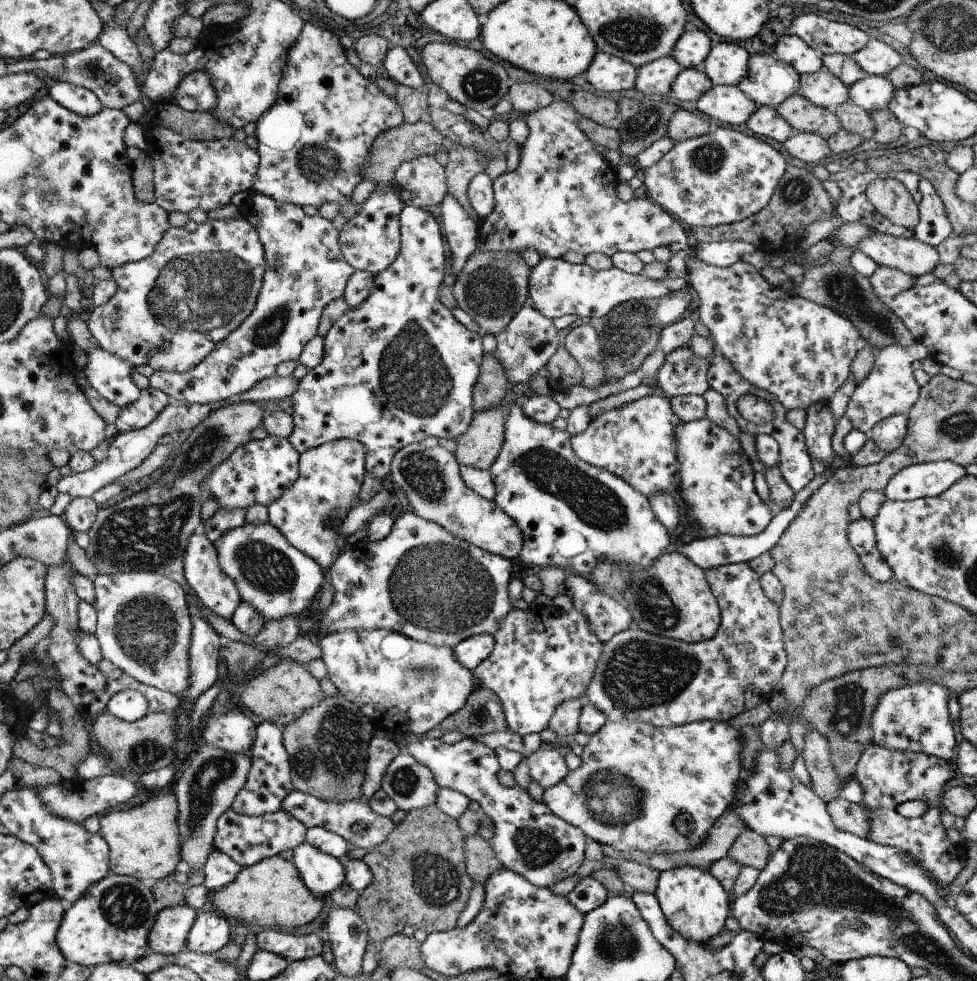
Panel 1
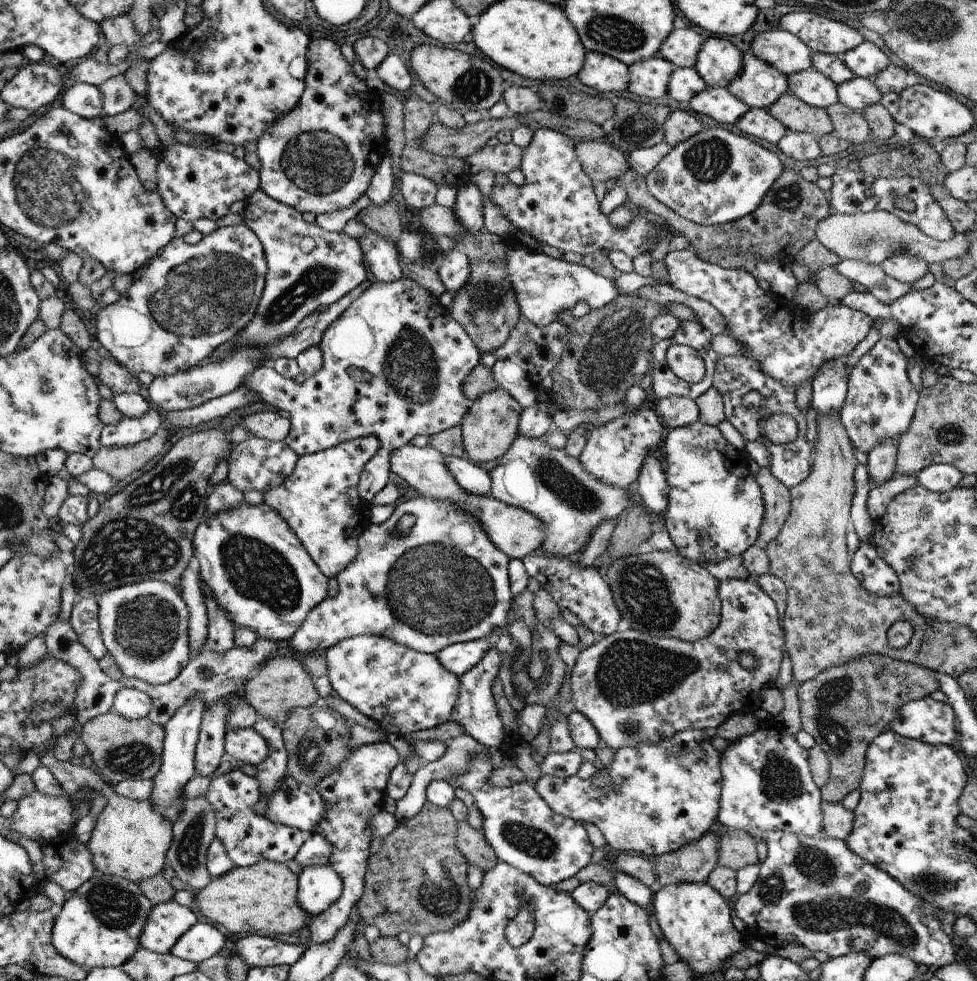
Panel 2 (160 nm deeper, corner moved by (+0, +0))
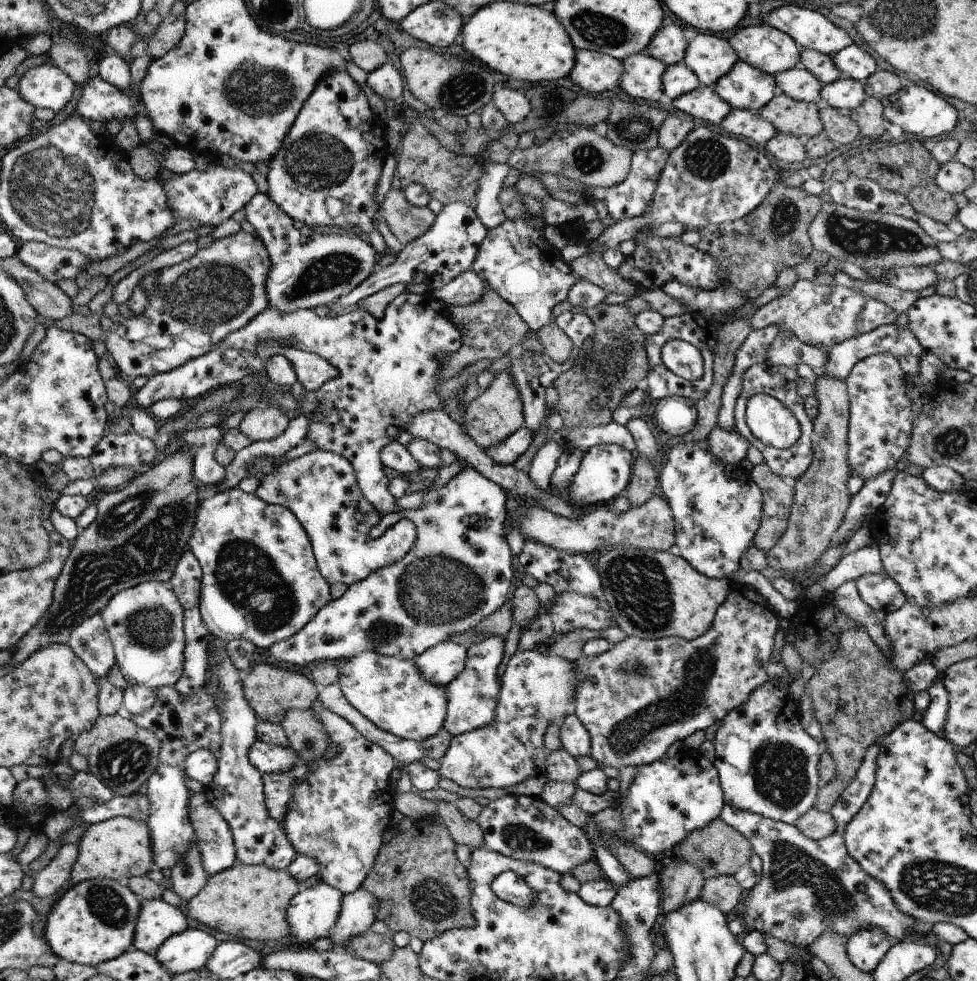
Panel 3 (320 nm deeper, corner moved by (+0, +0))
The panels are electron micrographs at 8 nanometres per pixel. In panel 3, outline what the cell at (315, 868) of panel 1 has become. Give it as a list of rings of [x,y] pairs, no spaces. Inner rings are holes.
[[[322,880],[317,886],[298,894],[290,903],[289,910],[286,911],[290,934],[296,936],[298,942],[306,942],[306,944],[330,937],[339,919],[343,898],[343,893]]]

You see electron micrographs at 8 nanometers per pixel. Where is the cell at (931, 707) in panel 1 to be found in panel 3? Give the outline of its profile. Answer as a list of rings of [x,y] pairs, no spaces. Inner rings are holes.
[[[938,674],[925,690],[931,696],[931,703],[920,718],[921,723],[937,735],[943,732],[948,710],[947,692],[941,678],[942,674]]]

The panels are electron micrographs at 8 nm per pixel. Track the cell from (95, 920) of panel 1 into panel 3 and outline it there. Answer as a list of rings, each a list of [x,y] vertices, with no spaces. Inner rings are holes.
[[[90,879],[70,886],[51,906],[45,918],[44,937],[60,959],[95,965],[119,957],[133,948],[134,931],[141,910],[132,890],[114,879]]]

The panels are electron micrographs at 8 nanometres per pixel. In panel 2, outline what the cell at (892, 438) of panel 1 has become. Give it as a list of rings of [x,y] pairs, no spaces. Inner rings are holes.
[[[886,439],[876,445],[868,454],[867,473],[871,482],[870,488],[880,487],[887,480],[896,476],[895,468],[898,445],[898,439]]]

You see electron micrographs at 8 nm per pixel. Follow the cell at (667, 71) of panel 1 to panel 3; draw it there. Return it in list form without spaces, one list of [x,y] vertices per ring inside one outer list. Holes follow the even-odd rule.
[[[646,52],[633,54],[623,60],[625,71],[622,73],[620,88],[628,96],[656,102],[664,92],[662,79],[668,67]]]

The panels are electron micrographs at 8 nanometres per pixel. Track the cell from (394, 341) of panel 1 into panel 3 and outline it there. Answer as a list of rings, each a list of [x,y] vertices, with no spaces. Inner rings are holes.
[[[427,290],[421,295],[416,293],[409,293],[404,291],[401,295],[398,295],[392,303],[386,307],[384,314],[381,317],[375,317],[373,313],[363,311],[362,309],[354,308],[348,313],[342,313],[341,315],[336,314],[336,316],[324,317],[316,315],[313,309],[304,309],[301,311],[294,312],[282,312],[279,308],[268,306],[262,311],[252,322],[248,323],[244,328],[237,330],[236,332],[226,335],[224,340],[216,343],[214,348],[216,349],[242,349],[252,351],[260,341],[268,341],[272,339],[273,341],[279,341],[280,343],[285,343],[288,347],[301,348],[302,350],[309,353],[316,353],[322,358],[325,358],[336,370],[336,375],[330,379],[321,389],[317,391],[307,391],[304,397],[301,397],[302,404],[295,402],[296,400],[291,394],[285,396],[274,396],[272,393],[268,393],[261,386],[259,388],[254,388],[256,382],[246,384],[241,386],[242,390],[246,391],[249,394],[254,392],[263,392],[267,395],[267,399],[272,403],[278,403],[280,408],[285,408],[288,410],[295,410],[299,412],[299,415],[304,415],[309,418],[309,425],[307,428],[307,436],[305,439],[313,440],[317,444],[318,449],[323,451],[332,451],[338,453],[340,456],[345,456],[349,461],[353,463],[353,468],[357,473],[357,480],[360,484],[361,491],[370,501],[370,504],[374,505],[374,508],[377,509],[379,513],[384,515],[392,515],[394,513],[400,513],[401,510],[396,506],[397,498],[389,492],[389,479],[386,477],[386,474],[382,471],[382,462],[381,462],[381,450],[388,444],[396,441],[402,432],[406,431],[409,427],[409,422],[422,411],[427,411],[430,409],[443,409],[443,404],[446,402],[443,399],[440,399],[437,395],[437,386],[436,382],[436,370],[438,368],[438,362],[436,361],[436,356],[442,355],[444,352],[456,352],[461,346],[462,336],[458,328],[453,325],[452,320],[448,320],[448,306],[438,297],[434,296],[432,290]]]

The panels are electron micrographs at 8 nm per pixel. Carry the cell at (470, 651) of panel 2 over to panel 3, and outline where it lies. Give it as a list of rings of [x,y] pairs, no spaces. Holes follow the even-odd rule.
[[[448,640],[430,647],[413,661],[427,681],[445,687],[462,672],[466,657],[467,647]]]

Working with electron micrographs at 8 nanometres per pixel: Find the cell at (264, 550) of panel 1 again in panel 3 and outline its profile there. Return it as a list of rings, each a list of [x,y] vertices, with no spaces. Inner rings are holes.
[[[240,487],[220,491],[200,502],[200,508],[197,510],[197,519],[195,520],[193,532],[189,536],[188,543],[188,548],[194,553],[203,570],[199,602],[202,620],[212,636],[225,643],[243,638],[254,644],[255,647],[269,649],[274,643],[279,643],[281,640],[290,638],[296,632],[301,631],[302,627],[308,624],[318,614],[318,611],[331,601],[329,581],[325,579],[317,567],[317,559],[313,553],[312,542],[301,521],[297,519],[293,512],[290,512],[289,508],[268,504],[261,497],[244,492]]]

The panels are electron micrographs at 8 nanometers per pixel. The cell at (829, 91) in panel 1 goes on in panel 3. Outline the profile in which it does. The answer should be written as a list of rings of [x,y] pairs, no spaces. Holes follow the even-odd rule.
[[[801,65],[775,75],[775,83],[778,92],[794,100],[818,103],[821,97],[823,84]]]

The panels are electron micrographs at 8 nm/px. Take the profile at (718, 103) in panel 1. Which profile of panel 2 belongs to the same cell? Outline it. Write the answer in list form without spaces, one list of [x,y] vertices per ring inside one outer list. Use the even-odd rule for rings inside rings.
[[[726,86],[707,87],[687,102],[688,110],[706,115],[714,124],[736,124],[750,110]]]

